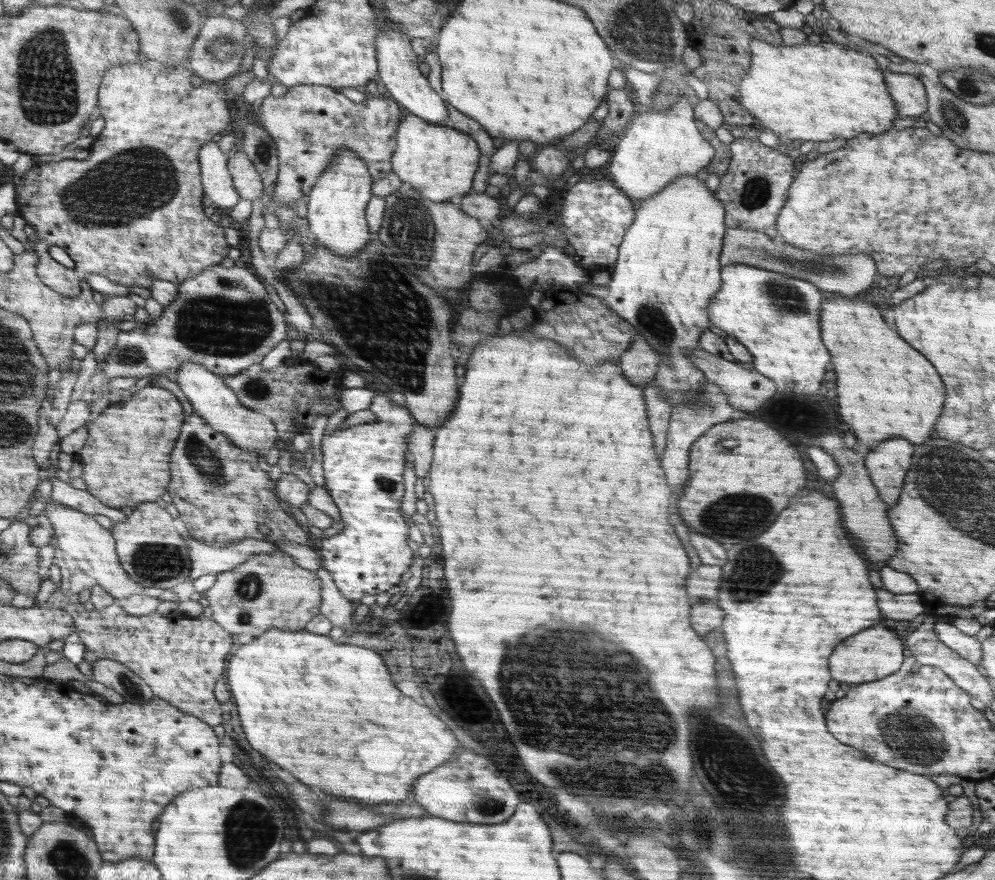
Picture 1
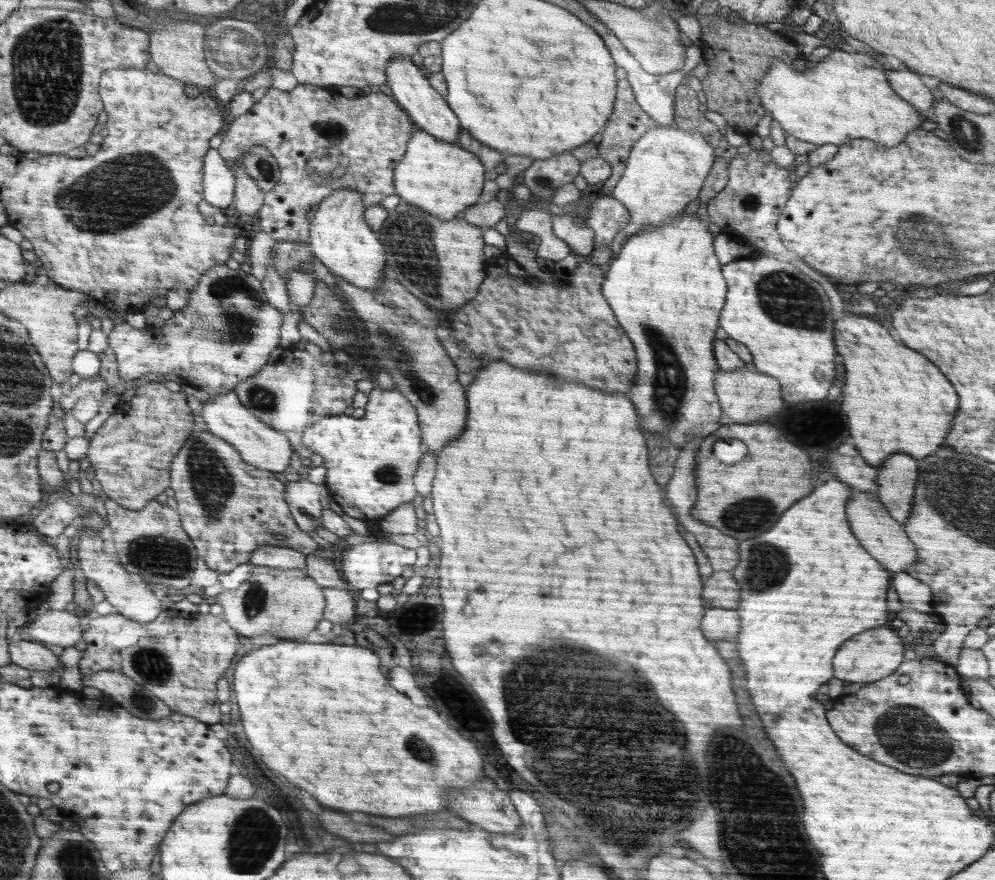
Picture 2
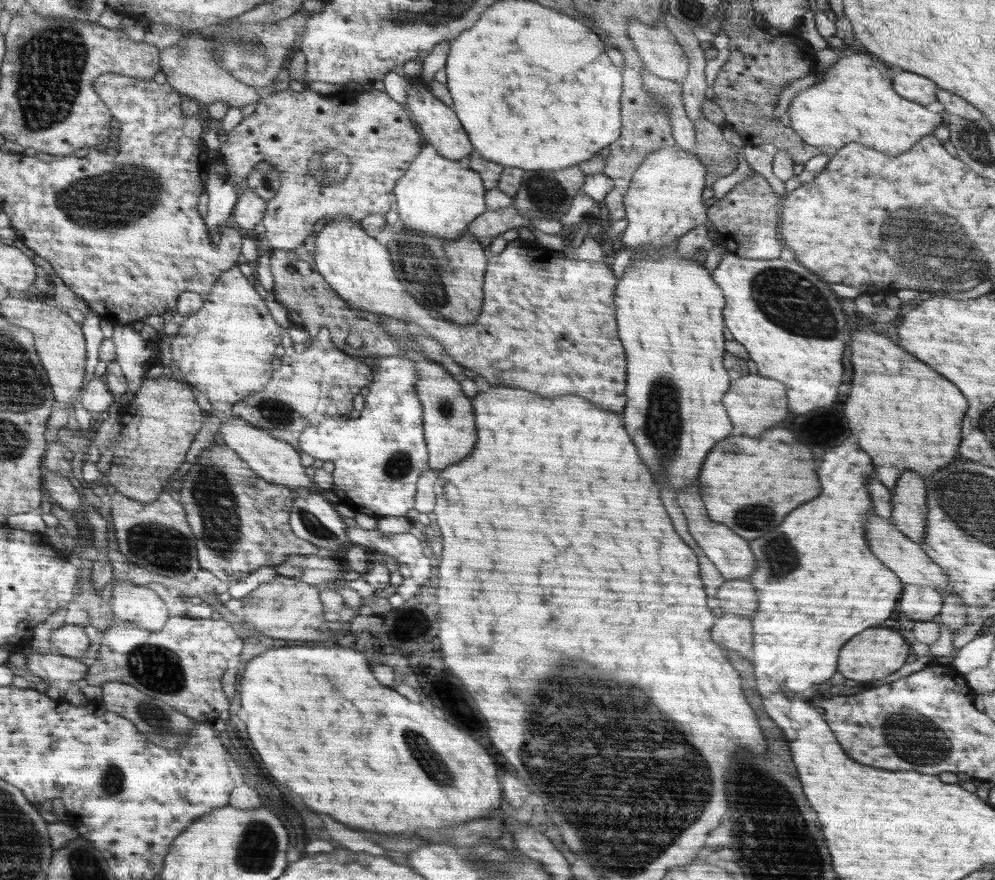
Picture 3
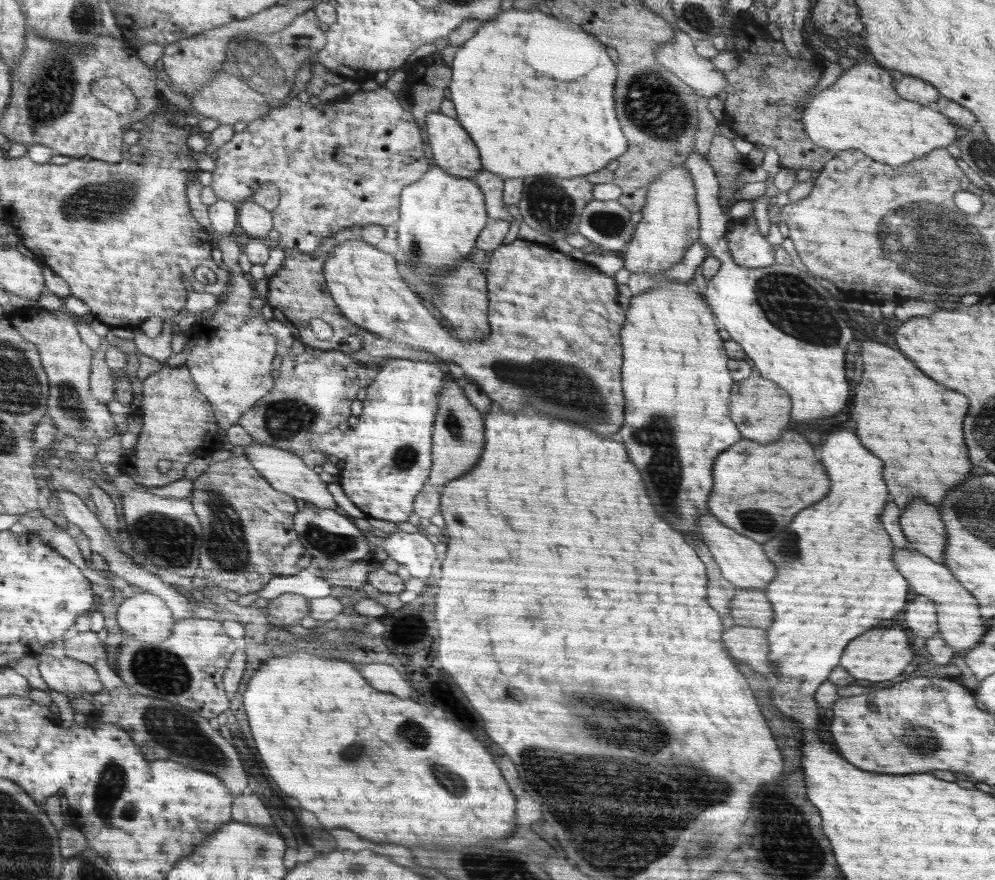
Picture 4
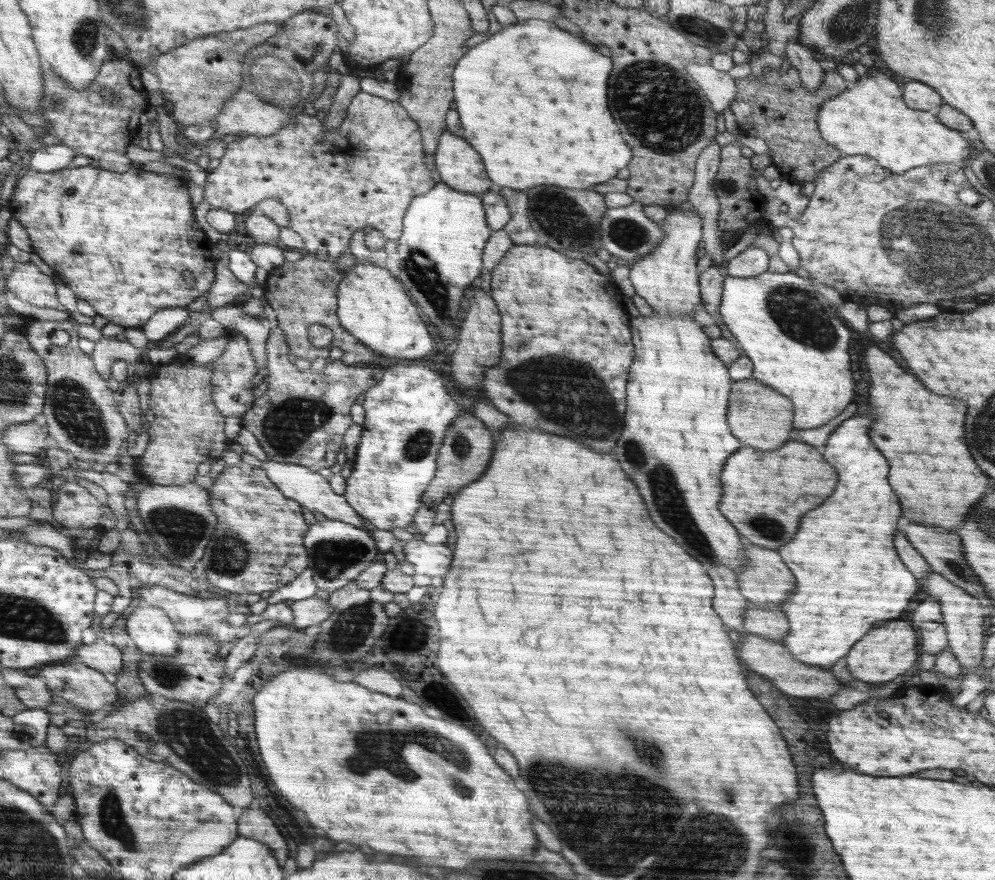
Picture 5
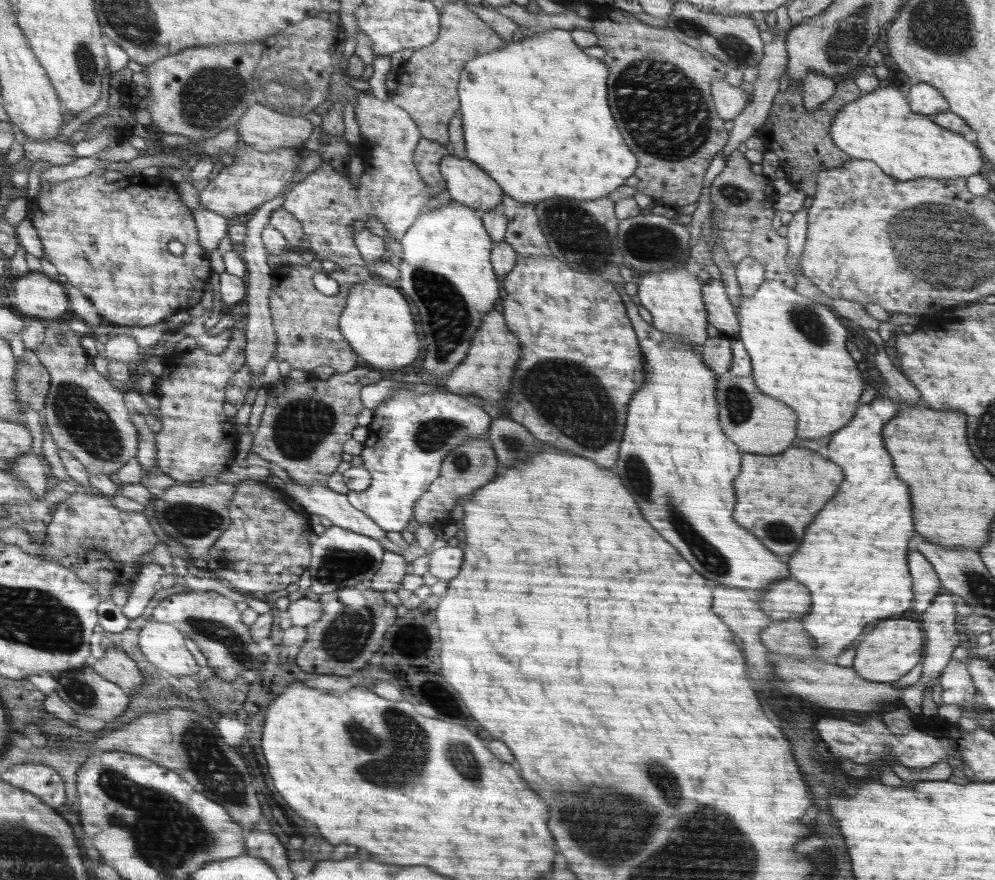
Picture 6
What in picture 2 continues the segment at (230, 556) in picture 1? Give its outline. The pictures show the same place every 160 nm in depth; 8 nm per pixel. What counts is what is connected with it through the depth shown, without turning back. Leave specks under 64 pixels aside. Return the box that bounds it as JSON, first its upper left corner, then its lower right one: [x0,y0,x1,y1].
[246,546,306,573]

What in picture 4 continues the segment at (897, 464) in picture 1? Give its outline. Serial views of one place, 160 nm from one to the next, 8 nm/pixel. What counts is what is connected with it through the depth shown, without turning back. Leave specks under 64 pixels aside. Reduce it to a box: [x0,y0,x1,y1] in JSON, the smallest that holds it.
[900,500,946,564]

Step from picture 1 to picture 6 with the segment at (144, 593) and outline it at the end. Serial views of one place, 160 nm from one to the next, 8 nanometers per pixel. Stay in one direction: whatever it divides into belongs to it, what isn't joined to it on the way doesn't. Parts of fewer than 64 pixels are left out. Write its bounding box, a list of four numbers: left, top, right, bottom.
[140,619,203,677]

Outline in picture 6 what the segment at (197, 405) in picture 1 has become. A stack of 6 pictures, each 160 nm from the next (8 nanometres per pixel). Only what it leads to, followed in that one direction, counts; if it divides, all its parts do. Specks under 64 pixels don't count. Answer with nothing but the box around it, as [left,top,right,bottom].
[285,478,428,561]

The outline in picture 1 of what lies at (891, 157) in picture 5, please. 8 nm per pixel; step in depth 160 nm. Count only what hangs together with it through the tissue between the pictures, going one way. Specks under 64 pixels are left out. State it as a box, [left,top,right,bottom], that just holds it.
[738,38,899,144]

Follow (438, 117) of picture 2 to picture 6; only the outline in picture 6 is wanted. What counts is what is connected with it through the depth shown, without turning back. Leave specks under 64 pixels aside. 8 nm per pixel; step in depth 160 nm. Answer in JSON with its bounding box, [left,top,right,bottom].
[441,155,503,213]

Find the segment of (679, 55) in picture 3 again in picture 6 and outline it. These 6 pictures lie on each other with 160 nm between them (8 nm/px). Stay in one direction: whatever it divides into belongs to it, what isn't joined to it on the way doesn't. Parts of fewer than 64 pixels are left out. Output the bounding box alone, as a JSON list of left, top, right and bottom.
[710,80,747,121]

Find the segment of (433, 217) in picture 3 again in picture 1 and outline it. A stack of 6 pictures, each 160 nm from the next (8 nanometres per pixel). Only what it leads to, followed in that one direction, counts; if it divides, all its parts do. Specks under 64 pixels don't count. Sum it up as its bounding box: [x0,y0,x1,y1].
[391,112,481,202]

